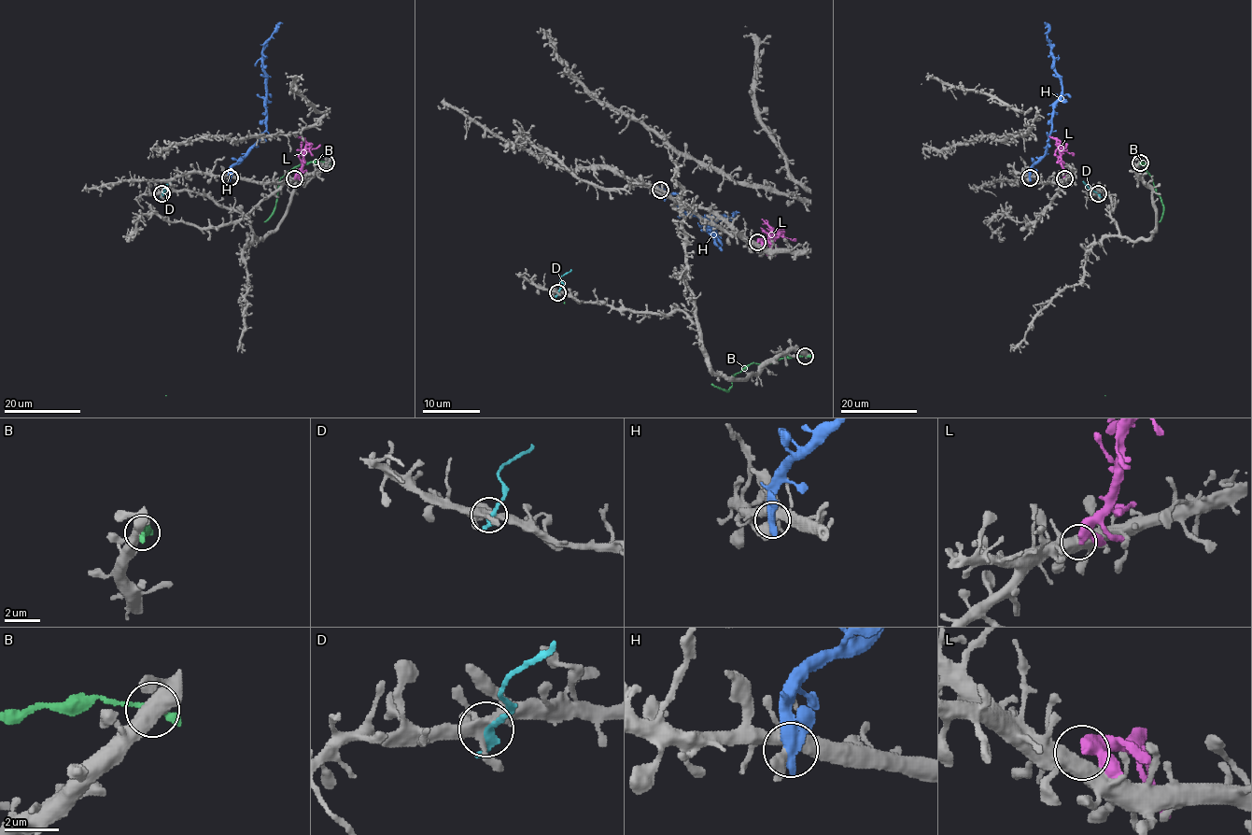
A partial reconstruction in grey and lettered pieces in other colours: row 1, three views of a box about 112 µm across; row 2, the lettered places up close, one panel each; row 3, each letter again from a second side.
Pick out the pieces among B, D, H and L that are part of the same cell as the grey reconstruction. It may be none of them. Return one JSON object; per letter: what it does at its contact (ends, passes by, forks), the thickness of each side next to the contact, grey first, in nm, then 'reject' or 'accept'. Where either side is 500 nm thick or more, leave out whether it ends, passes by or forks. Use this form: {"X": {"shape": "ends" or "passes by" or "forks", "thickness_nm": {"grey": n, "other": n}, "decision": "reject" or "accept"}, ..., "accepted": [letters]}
{"B": {"thickness_nm": {"grey": 550, "other": 240}, "decision": "accept"}, "D": {"shape": "passes by", "thickness_nm": {"grey": 340, "other": 280}, "decision": "reject"}, "H": {"thickness_nm": {"grey": 400, "other": 550}, "decision": "reject"}, "L": {"shape": "passes by", "thickness_nm": {"grey": 440, "other": 360}, "decision": "reject"}, "accepted": ["B"]}

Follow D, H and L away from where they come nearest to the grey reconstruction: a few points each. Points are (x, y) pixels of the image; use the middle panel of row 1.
D: (556, 292), (561, 276), (571, 269)
H: (660, 189), (682, 210), (710, 219), (714, 223), (714, 238), (710, 222), (720, 217), (733, 217), (738, 212)
L: (757, 242), (773, 235), (762, 219)

